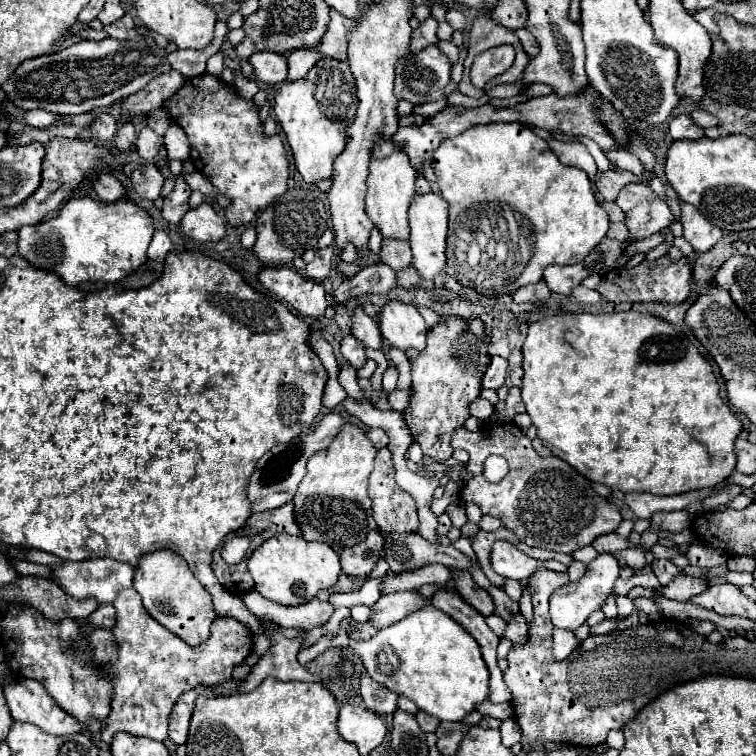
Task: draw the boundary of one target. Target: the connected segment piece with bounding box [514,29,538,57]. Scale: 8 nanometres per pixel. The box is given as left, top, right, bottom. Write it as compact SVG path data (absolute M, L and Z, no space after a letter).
M516 29L514 33L516 33L516 37L520 39L524 51L526 51L530 57L536 57L536 55L538 55L538 43L536 43L534 35L530 35L530 31L526 31L526 29Z

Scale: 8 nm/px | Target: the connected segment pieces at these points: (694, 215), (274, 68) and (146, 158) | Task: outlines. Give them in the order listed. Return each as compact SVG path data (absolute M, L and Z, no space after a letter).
M680 203L682 215L680 223L684 227L684 239L694 247L694 251L708 251L722 239L722 229L710 223L696 207Z
M262 51L262 53L254 53L250 57L250 63L254 67L254 79L262 85L276 85L276 83L284 83L286 75L288 75L288 67L286 67L286 59L278 53L270 53L270 51Z
M144 127L136 141L136 153L142 159L142 163L154 163L160 145L162 145L162 137L158 137L150 127Z

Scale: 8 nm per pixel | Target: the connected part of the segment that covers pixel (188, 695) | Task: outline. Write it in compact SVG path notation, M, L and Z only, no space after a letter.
M194 687L194 689L186 691L186 693L178 699L178 703L174 705L174 711L172 711L172 715L170 715L168 735L170 735L170 739L172 739L176 745L184 745L186 739L188 739L188 727L190 727L190 717L192 717L192 711L194 711L194 701L196 701L200 695L214 697L214 691L212 691L212 689L206 689L206 687Z

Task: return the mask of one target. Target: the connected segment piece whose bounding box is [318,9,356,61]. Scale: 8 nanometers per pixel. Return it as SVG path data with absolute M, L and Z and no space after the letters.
M330 9L328 29L326 29L322 41L318 43L318 51L324 57L332 57L332 59L338 59L338 61L348 61L348 55L346 55L348 33L354 29L354 25L356 25L354 19L346 19L342 13Z

